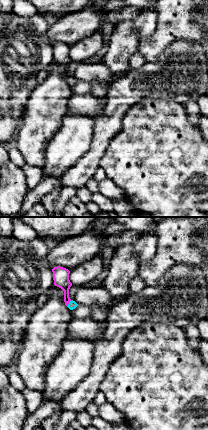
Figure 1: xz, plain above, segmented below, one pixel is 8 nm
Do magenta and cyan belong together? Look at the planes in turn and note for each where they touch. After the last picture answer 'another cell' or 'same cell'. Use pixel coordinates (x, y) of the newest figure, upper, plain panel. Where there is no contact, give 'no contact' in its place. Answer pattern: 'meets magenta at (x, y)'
meets magenta at (68, 79)

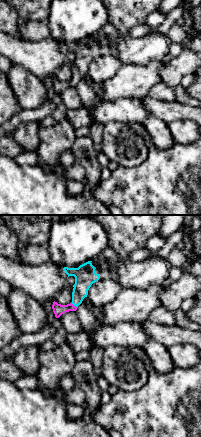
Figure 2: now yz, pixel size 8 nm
meets magenta at (73, 81)

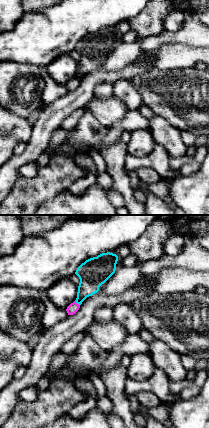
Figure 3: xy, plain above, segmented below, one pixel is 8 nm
meets magenta at (76, 79)

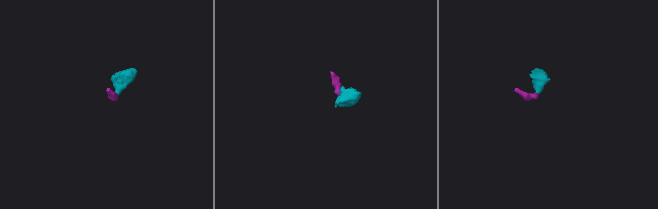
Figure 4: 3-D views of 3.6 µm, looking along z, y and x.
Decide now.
same cell

